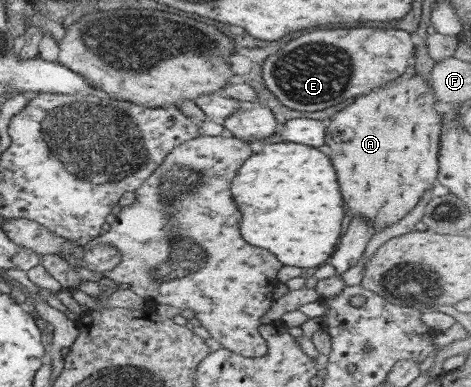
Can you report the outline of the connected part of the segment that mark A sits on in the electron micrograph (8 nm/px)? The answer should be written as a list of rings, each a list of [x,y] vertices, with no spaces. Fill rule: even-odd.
[[[411,68],[402,76],[399,76],[396,80],[388,81],[387,84],[383,84],[379,89],[375,91],[369,91],[361,97],[357,97],[353,103],[349,103],[347,107],[343,107],[341,111],[337,111],[331,115],[331,119],[326,121],[324,144],[329,146],[331,153],[329,153],[329,159],[331,159],[331,165],[335,169],[335,175],[337,175],[337,181],[339,181],[339,191],[341,191],[341,197],[345,201],[345,209],[347,213],[353,217],[363,217],[371,223],[371,229],[373,234],[378,233],[387,226],[390,226],[396,221],[399,221],[409,209],[413,209],[415,203],[417,203],[417,197],[423,195],[423,191],[427,188],[433,187],[436,184],[436,175],[438,172],[438,151],[440,146],[440,117],[439,110],[434,107],[435,99],[429,96],[429,89],[427,88],[426,79],[421,75],[415,74]]]

